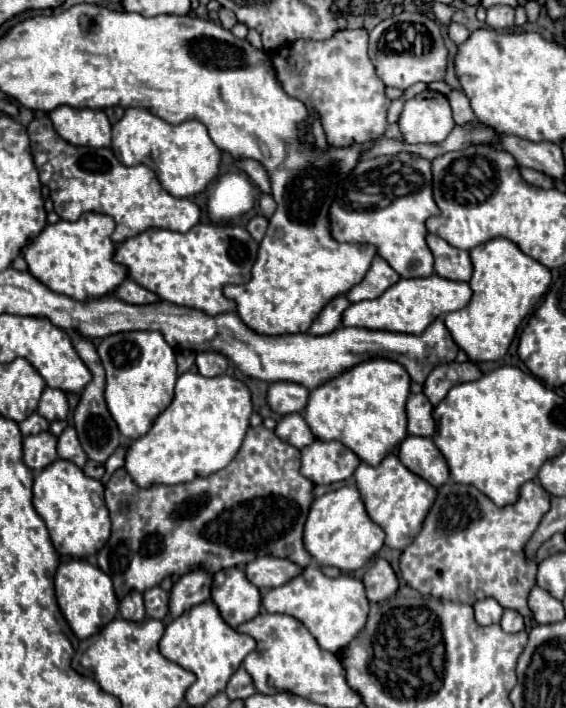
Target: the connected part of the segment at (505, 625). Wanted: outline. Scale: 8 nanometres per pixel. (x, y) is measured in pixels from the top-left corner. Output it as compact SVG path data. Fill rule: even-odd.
M504 609L504 617L500 621L500 627L506 631L506 633L518 633L524 629L524 619L518 611L514 609Z

